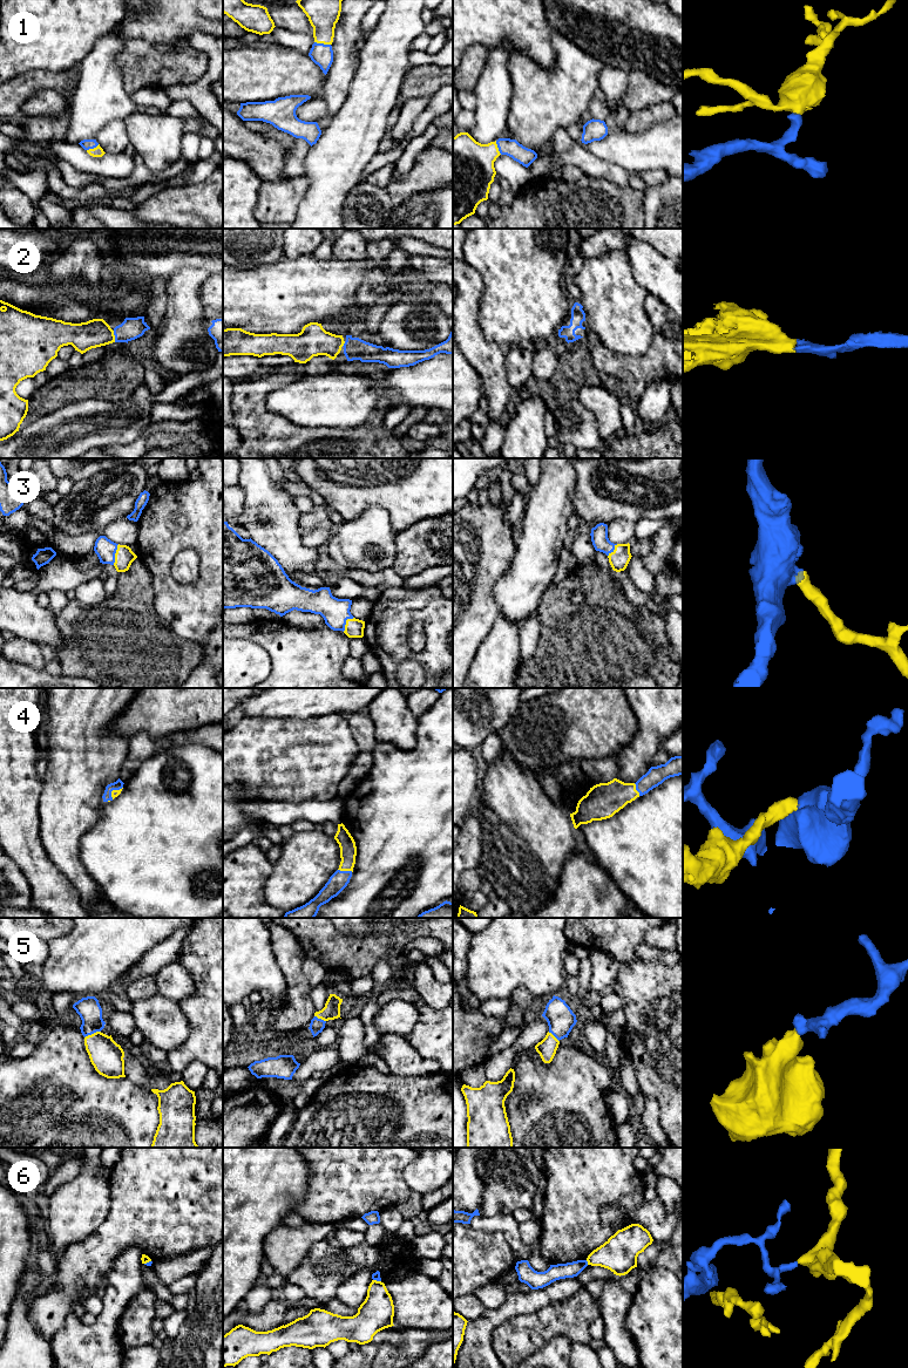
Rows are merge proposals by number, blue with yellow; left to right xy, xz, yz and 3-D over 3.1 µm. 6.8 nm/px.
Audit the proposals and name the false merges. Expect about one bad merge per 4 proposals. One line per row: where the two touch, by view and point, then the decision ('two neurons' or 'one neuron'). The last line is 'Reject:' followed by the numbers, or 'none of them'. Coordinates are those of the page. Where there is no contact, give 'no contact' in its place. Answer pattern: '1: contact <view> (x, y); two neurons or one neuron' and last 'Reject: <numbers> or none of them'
1: contact xz (323, 43); one neuron
2: contact xy (115, 337); one neuron
3: contact xy (114, 555); one neuron
4: contact xz (345, 871); one neuron
5: contact xy (92, 1033); one neuron
6: contact yz (587, 1263); two neurons
Reject: 6

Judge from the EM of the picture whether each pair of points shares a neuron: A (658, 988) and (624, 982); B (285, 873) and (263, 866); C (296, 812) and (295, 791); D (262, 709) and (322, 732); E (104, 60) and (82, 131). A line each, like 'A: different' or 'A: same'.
A: same
B: different
C: different
D: different
E: same

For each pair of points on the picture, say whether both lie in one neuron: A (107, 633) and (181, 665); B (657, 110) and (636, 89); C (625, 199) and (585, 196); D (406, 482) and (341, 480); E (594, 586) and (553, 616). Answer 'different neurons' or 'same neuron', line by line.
A: same neuron
B: different neurons
C: same neuron
D: same neuron
E: same neuron

